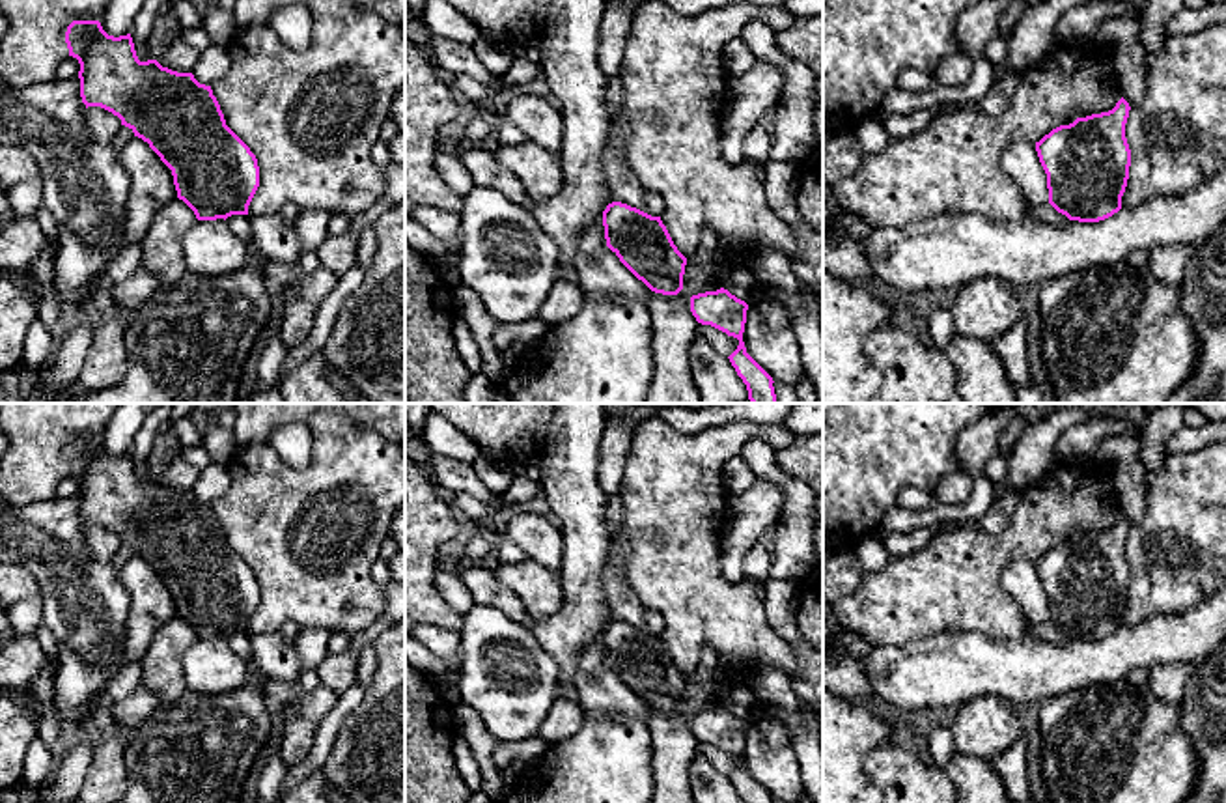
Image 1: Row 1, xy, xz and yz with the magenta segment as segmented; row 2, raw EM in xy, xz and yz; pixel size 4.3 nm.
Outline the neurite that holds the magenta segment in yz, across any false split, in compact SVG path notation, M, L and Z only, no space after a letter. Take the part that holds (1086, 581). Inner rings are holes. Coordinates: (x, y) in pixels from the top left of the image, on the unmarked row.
M1122 515L1112 528L1077 536L1036 560L1049 622L1069 639L1099 641L1122 627L1131 585L1129 528Z

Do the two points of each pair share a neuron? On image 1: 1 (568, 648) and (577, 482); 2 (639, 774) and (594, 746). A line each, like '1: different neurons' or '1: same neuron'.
1: same neuron
2: same neuron

